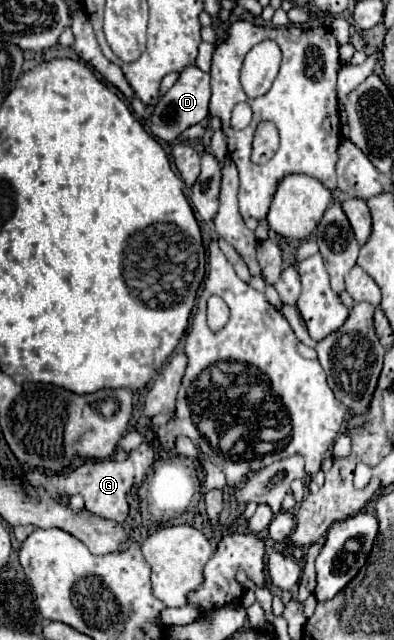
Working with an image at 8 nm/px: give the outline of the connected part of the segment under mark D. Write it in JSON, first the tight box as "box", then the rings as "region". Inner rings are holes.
{"box":[150,64,210,142],"region":[[[196,64],[186,66],[176,84],[160,98],[156,104],[152,116],[150,116],[150,130],[154,136],[172,142],[176,136],[180,136],[188,126],[202,122],[208,116],[208,100],[210,100],[210,74],[202,72]]]}

